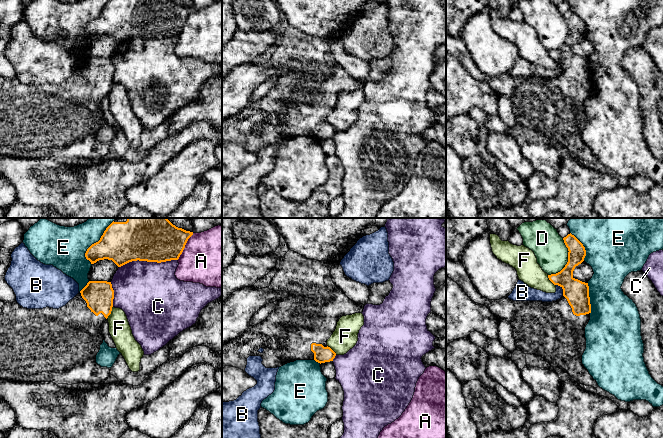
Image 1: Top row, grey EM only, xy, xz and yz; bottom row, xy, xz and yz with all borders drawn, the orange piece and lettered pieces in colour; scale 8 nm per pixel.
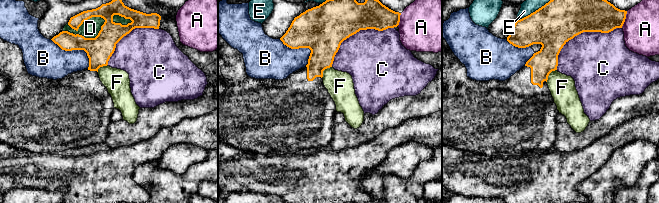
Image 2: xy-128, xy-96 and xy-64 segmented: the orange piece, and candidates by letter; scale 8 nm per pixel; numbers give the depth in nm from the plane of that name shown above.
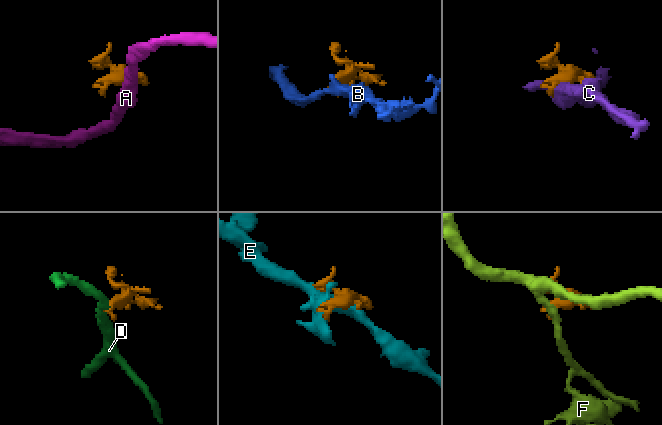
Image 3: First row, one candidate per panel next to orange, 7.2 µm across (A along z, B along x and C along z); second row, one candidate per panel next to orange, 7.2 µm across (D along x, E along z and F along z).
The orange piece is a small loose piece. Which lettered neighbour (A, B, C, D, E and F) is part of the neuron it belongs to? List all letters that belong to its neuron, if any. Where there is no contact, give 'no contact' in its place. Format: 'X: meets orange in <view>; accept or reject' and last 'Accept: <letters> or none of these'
A: meets orange in xy; reject
B: meets orange in yz; reject
C: meets orange in xy; reject
D: meets orange in yz; reject
E: meets orange in xy; reject
F: meets orange in xy; reject
Accept: none of these

